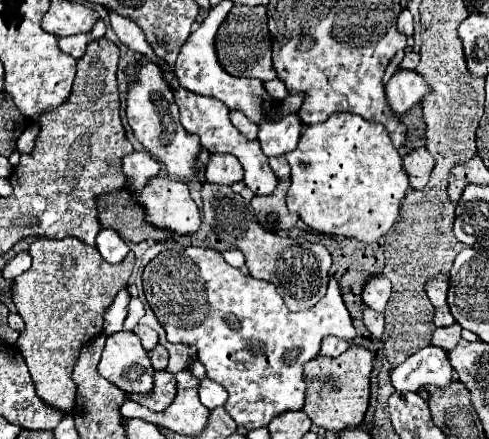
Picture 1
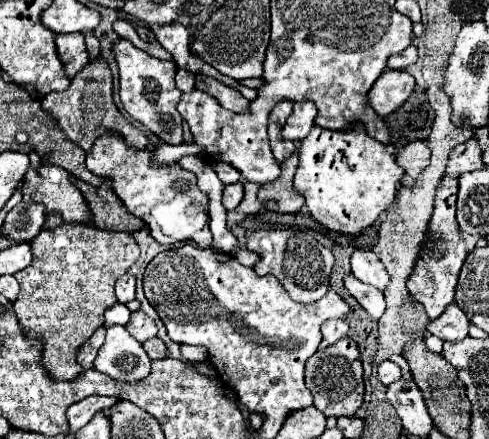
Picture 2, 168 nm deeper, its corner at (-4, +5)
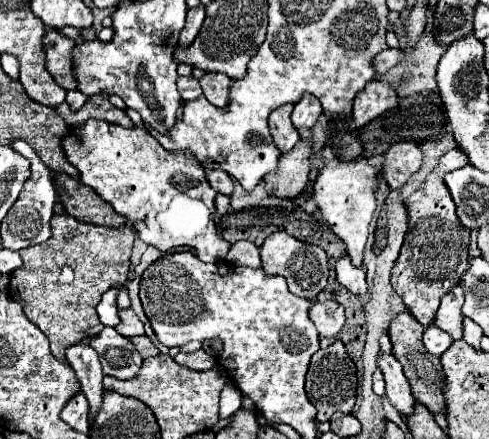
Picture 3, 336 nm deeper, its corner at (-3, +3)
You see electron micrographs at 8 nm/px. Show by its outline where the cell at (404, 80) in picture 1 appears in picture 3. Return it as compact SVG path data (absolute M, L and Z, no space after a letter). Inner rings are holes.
M371 80L367 84L367 88L363 88L359 92L359 96L355 96L351 118L353 118L357 128L365 126L371 120L375 120L377 116L381 116L383 112L395 108L397 102L399 102L399 98L397 98L395 90L387 82Z

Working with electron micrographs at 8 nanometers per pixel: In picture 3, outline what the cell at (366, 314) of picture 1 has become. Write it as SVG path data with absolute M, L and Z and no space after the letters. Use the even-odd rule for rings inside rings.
M341 256L335 262L335 274L337 282L343 284L353 294L365 294L367 282L365 282L365 266L355 266L349 256Z

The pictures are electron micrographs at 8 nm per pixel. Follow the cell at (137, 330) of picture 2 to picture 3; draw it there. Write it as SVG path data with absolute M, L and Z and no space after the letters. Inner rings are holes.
M127 308L127 310L119 310L119 318L121 318L121 322L115 326L115 330L117 330L121 336L125 336L125 338L133 338L133 336L141 336L141 334L145 334L141 320L135 316L135 312L133 312L131 308Z

